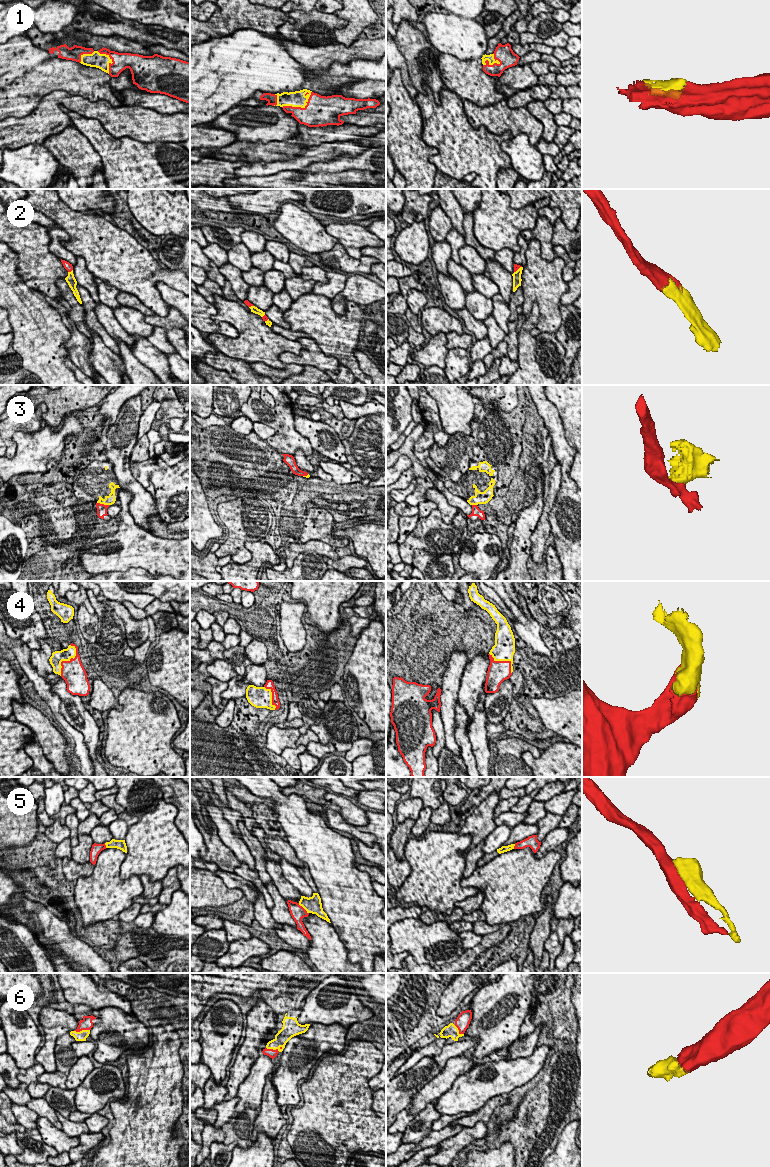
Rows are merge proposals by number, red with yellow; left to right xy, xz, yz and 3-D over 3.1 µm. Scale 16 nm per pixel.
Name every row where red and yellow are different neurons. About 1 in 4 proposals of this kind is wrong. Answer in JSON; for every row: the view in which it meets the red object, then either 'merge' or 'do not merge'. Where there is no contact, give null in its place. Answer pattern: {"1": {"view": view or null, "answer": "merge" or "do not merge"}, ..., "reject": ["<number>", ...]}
{"1": {"view": "xz", "answer": "merge"}, "2": {"view": "xy", "answer": "merge"}, "3": {"view": "xy", "answer": "do not merge"}, "4": {"view": "xy", "answer": "merge"}, "5": {"view": "xz", "answer": "do not merge"}, "6": {"view": "xz", "answer": "merge"}, "reject": ["3", "5"]}

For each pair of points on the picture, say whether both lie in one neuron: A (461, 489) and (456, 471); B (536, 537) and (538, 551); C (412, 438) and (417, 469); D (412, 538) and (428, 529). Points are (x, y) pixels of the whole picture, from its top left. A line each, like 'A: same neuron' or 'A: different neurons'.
A: different neurons
B: same neuron
C: same neuron
D: same neuron

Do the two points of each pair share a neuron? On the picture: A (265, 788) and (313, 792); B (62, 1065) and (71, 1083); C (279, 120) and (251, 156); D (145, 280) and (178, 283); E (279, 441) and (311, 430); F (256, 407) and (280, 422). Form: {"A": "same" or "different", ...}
{"A": "different", "B": "different", "C": "different", "D": "same", "E": "different", "F": "same"}

